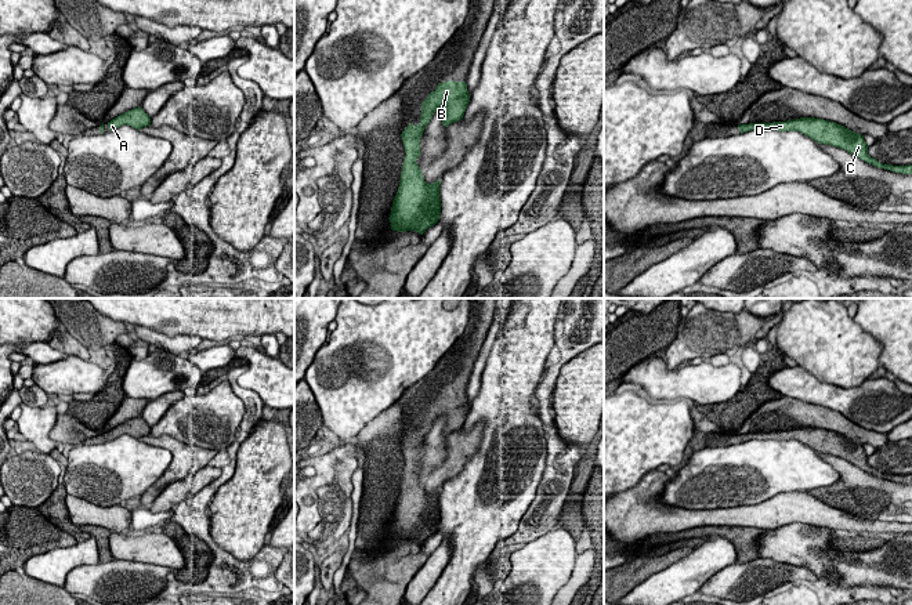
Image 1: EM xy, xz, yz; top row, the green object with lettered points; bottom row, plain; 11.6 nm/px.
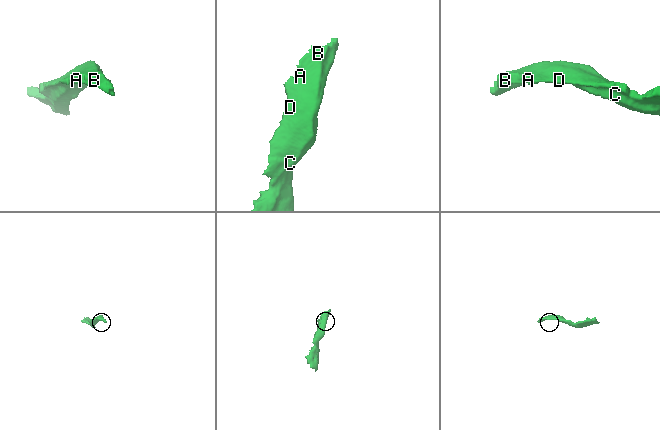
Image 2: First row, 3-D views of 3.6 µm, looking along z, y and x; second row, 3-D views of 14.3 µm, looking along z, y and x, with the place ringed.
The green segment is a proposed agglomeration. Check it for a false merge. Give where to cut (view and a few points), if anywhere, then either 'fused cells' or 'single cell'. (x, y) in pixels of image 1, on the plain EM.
cut none; single cell

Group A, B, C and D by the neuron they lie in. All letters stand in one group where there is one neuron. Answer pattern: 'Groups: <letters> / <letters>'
Groups: A B C D

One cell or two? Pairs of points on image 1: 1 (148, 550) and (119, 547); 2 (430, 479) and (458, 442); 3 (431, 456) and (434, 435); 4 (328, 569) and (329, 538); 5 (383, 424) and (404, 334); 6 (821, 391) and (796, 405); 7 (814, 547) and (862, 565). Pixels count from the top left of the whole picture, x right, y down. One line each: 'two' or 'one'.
1: one
2: one
3: one
4: two
5: two
6: two
7: one

